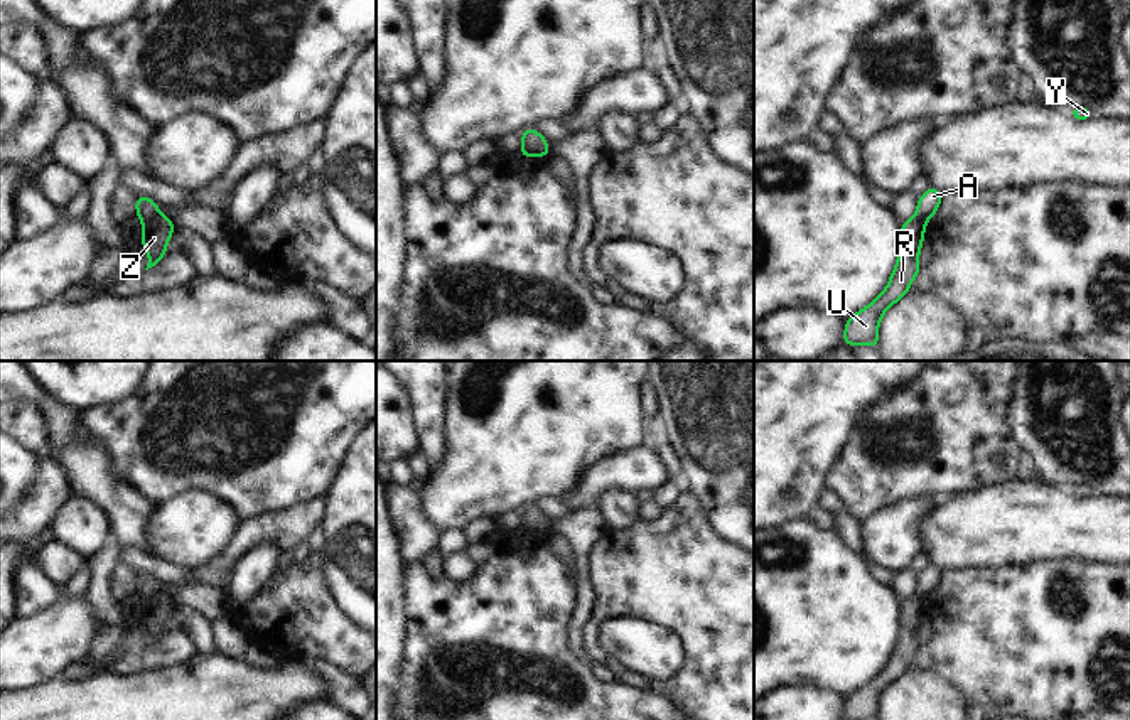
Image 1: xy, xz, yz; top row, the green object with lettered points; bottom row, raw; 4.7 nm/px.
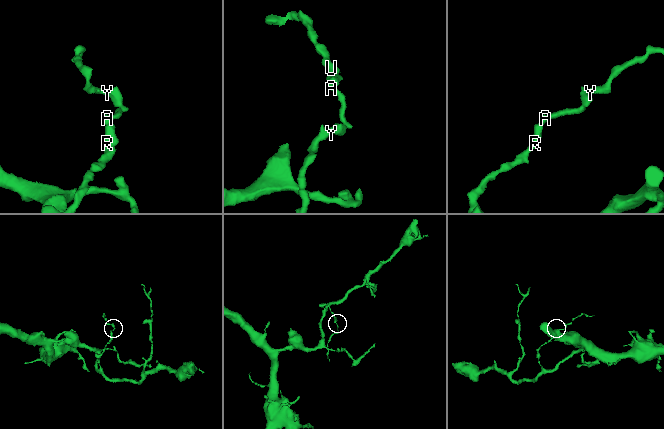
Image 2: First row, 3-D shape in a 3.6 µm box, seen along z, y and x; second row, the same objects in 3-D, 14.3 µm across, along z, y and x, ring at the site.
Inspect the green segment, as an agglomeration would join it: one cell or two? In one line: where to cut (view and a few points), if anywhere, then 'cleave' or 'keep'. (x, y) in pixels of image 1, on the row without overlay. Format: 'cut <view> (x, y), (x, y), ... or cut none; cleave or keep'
cut xy (157, 592), (144, 601); cleave

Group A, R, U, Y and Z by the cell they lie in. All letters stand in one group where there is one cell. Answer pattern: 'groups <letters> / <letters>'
groups A Y / R U Z

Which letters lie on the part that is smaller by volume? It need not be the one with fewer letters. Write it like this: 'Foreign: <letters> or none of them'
Foreign: A, Y

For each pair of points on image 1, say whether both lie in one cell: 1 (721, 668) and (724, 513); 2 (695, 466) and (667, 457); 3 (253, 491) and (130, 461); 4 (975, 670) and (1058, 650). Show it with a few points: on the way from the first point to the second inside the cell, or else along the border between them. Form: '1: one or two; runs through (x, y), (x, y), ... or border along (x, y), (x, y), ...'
1: two; border along (700, 505), (709, 525), (736, 545)
2: two; border along (668, 442), (678, 461), (682, 484)
3: one; runs through (223, 471), (218, 471), (209, 462), (161, 462)
4: one; runs through (995, 650), (1038, 650)

